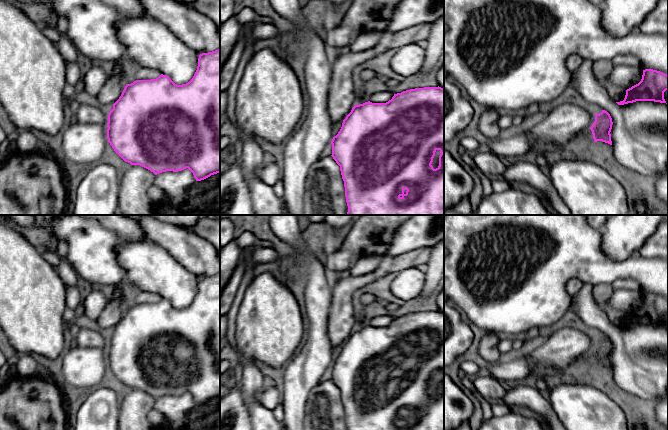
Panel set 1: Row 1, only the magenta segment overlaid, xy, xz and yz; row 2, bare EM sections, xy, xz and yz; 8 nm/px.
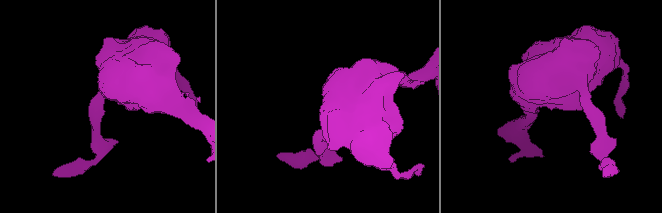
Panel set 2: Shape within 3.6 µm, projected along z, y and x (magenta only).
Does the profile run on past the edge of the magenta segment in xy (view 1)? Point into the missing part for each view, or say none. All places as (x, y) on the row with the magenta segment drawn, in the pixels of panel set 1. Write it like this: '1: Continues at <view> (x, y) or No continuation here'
1: No continuation here

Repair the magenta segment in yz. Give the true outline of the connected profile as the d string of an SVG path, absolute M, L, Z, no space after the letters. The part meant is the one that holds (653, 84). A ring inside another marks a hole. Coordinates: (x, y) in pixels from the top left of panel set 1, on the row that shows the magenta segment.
M645 69L641 81L627 89L624 100L616 103L618 105L636 101L666 103L664 99L666 90L668 90L668 75L657 70Z

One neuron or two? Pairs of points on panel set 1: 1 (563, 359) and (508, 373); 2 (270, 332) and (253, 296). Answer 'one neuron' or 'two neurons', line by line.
1: one neuron
2: one neuron

